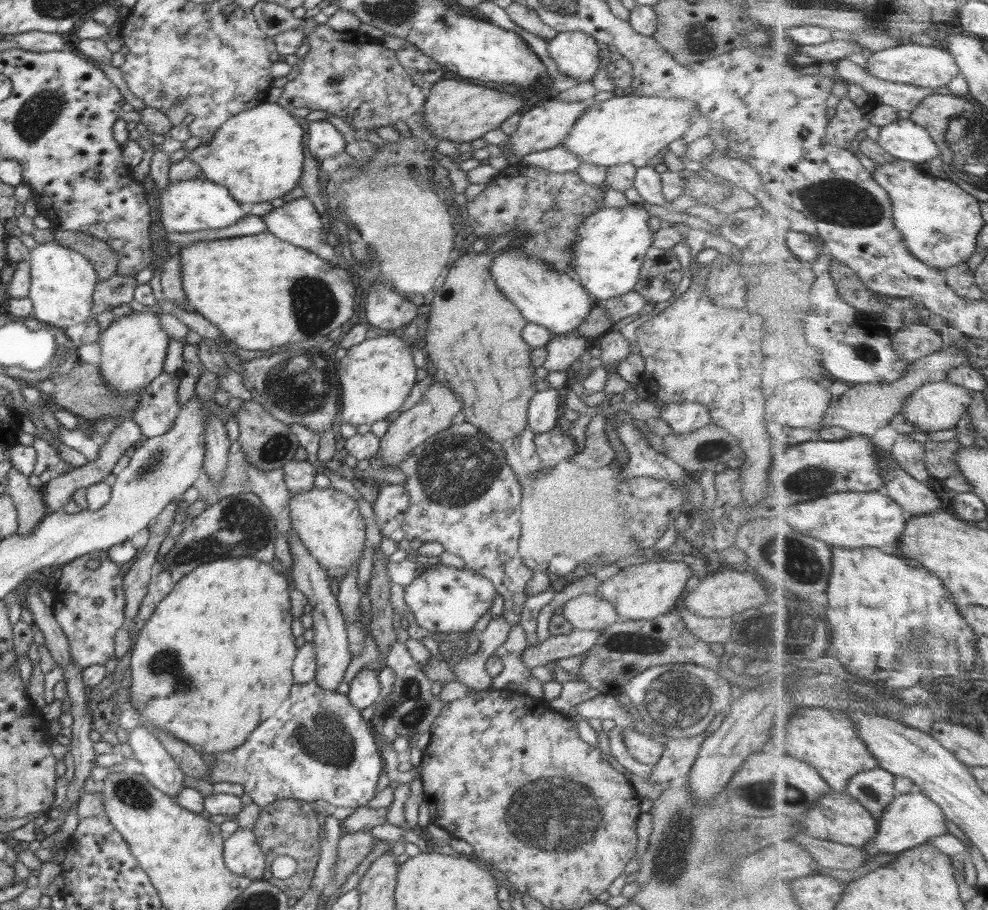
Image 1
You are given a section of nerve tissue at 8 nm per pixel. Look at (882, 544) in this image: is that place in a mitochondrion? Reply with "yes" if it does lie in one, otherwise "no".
no

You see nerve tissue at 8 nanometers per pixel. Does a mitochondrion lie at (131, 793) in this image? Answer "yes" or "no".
yes

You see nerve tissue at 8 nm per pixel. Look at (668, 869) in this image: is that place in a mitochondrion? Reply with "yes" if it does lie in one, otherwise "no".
yes

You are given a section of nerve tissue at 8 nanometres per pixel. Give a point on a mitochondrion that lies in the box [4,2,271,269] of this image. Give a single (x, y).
(40, 111)

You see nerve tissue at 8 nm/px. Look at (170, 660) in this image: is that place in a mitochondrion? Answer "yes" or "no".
yes

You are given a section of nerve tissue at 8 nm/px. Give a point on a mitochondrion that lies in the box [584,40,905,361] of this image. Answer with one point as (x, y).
(839, 203)

